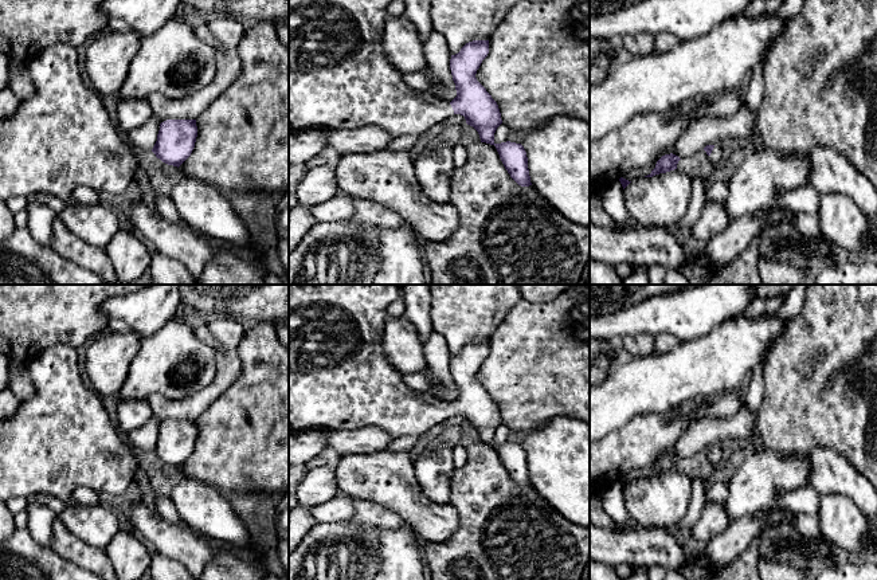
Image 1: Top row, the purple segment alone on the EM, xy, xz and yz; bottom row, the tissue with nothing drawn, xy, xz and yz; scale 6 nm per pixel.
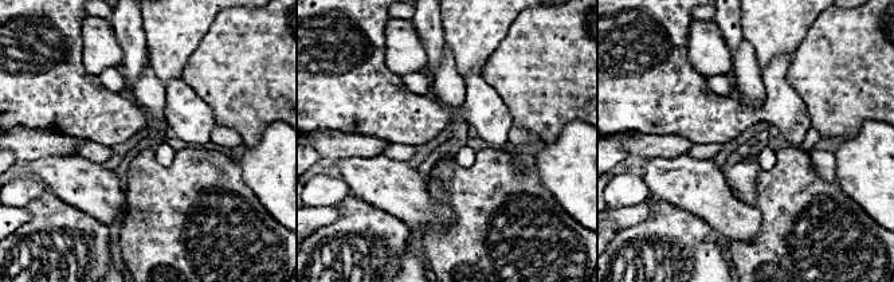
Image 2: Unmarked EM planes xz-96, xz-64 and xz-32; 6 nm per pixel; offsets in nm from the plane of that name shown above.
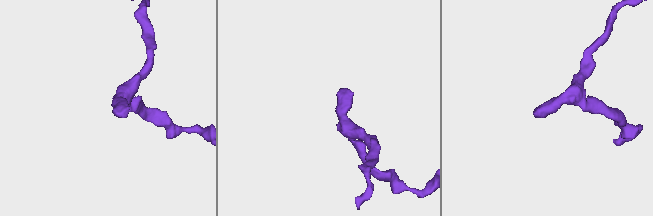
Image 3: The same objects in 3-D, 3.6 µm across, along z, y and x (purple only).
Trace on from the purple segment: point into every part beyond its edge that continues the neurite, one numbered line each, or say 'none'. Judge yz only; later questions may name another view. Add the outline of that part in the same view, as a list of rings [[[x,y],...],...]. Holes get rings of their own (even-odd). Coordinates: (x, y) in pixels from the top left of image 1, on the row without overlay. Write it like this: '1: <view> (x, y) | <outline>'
1: yz (716, 457) | [[[716,444],[710,456],[709,456],[709,463],[713,465],[714,467],[723,466],[723,450],[721,444]]]

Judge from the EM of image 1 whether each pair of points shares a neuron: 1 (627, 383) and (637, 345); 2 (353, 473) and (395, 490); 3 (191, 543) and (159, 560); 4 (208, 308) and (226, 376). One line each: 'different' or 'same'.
1: different
2: same
3: different
4: different

